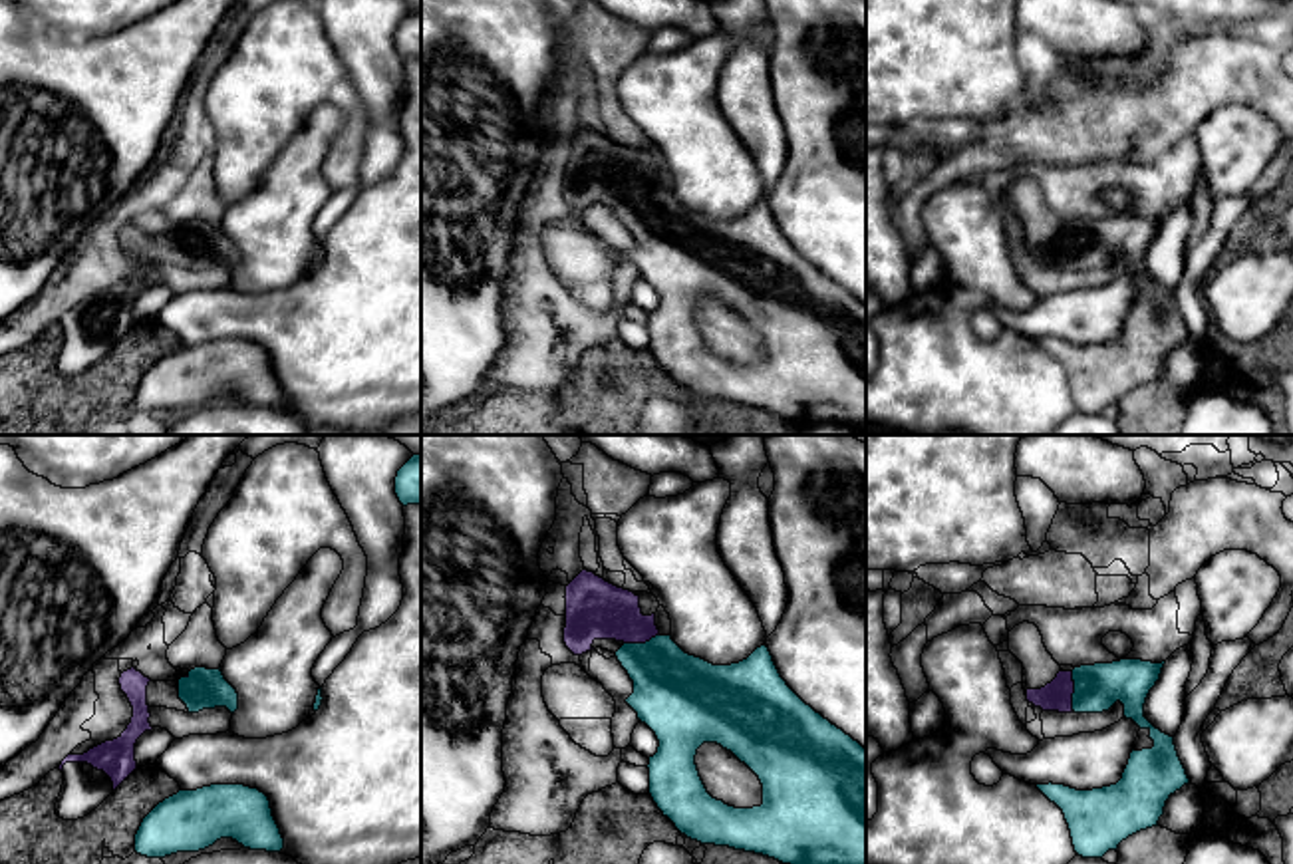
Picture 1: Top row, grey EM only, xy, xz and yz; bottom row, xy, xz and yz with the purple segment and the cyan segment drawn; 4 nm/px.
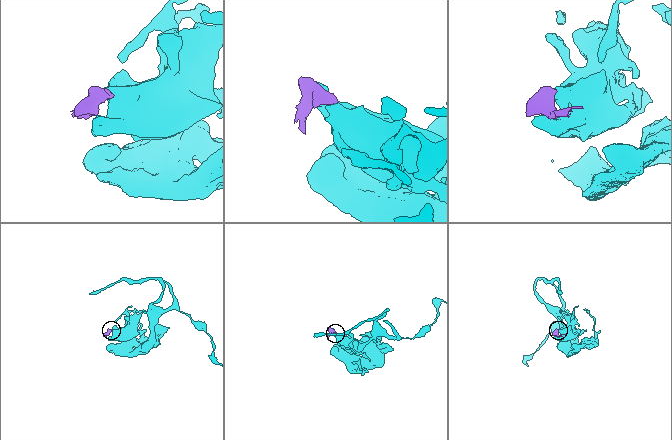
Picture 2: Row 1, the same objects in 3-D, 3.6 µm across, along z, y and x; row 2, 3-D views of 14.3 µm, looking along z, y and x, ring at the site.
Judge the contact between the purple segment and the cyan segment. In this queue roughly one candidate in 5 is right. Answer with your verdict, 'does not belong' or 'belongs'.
belongs

